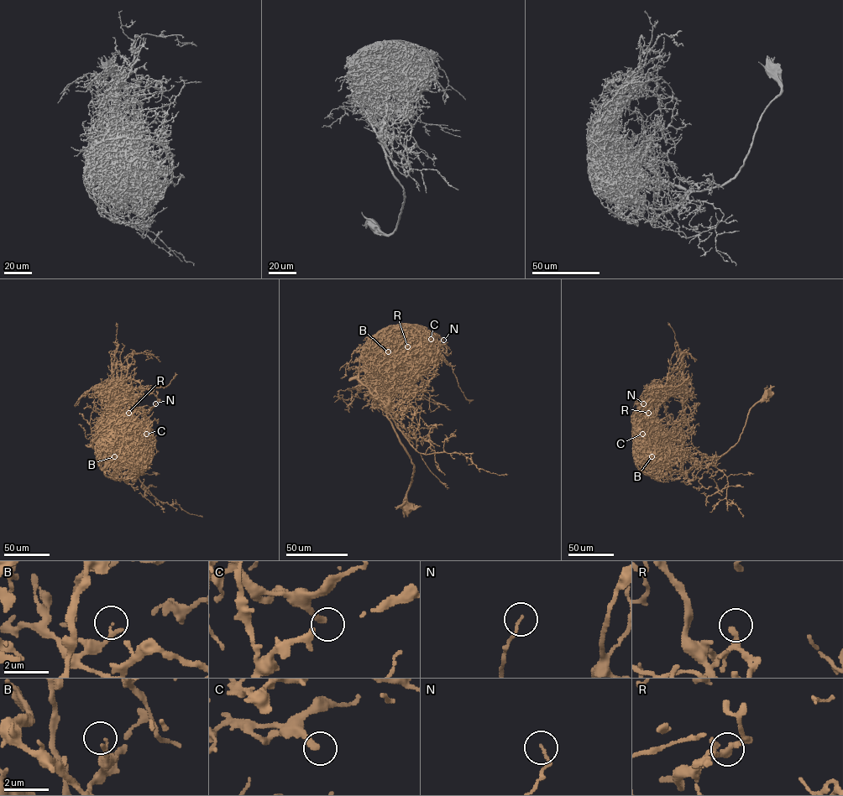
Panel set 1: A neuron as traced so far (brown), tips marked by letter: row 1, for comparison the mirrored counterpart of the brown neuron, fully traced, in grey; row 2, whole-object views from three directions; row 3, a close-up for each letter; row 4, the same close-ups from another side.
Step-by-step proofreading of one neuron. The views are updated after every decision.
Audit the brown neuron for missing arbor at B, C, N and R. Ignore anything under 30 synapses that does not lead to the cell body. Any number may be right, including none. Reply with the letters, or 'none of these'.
C

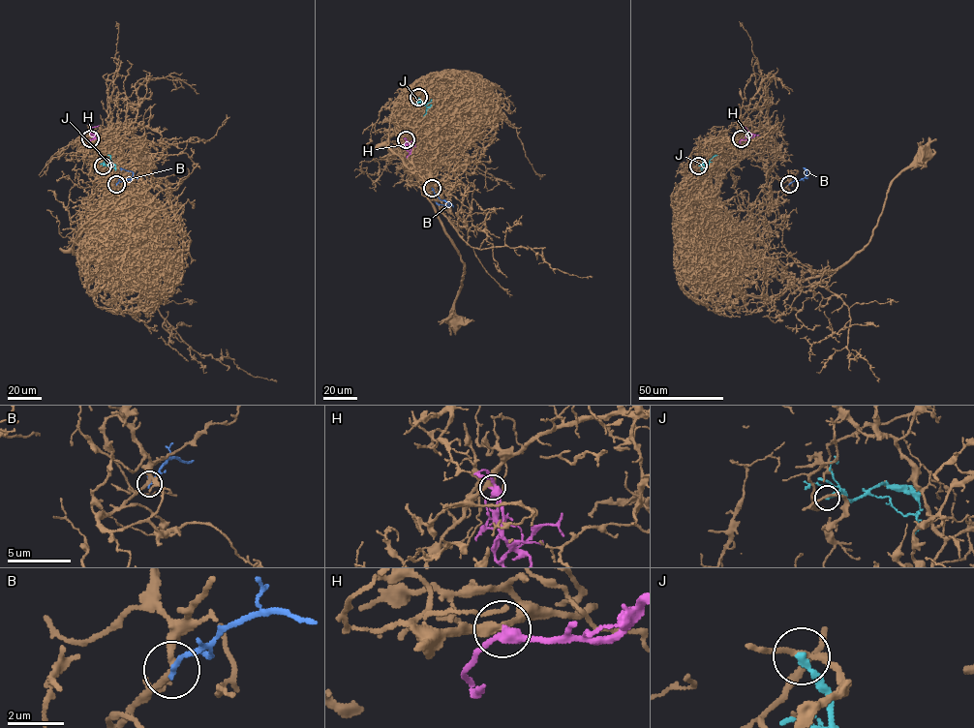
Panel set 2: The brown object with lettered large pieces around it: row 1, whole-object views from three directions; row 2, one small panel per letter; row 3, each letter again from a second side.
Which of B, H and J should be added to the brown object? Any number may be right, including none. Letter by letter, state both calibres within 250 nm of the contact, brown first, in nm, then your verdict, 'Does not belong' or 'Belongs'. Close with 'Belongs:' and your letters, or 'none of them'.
B: Thickness 220 nm (brown) against 180 nm. Does not belong
H: Thickness 360 nm (brown) against 360 nm. Belongs
J: Thickness 190 nm (brown) against 220 nm. Does not belong
Belongs: H

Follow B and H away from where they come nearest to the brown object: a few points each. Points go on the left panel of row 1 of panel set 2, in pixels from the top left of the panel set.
B: (116, 184), (133, 177), (132, 171), (119, 167)
H: (90, 138), (95, 137), (91, 129), (99, 125)

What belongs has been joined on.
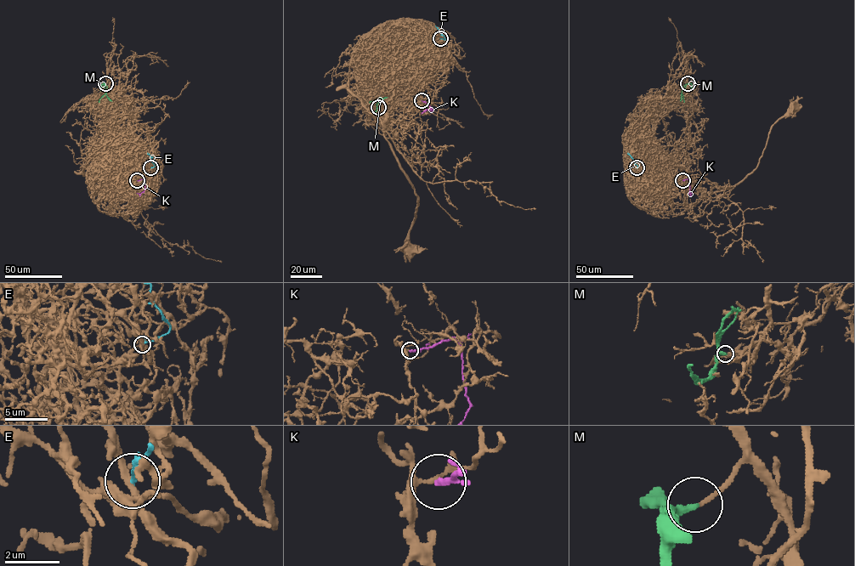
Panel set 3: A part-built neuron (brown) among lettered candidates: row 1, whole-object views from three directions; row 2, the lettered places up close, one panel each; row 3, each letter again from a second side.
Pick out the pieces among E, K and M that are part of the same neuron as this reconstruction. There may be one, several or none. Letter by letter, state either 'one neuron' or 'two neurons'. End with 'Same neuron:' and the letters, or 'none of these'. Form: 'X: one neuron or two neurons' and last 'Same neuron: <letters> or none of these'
E: two neurons
K: two neurons
M: two neurons
Same neuron: none of these

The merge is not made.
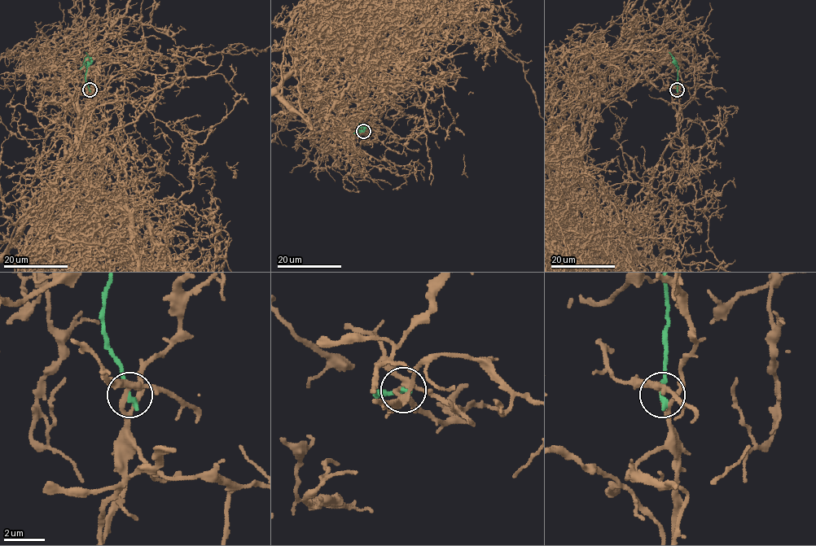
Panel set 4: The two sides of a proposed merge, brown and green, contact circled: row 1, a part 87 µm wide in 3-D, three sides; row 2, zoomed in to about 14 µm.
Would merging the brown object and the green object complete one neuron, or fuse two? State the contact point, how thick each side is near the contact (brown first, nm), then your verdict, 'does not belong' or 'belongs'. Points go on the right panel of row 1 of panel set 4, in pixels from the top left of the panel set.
place (677, 89); calibres 200 and 280 nm; does not belong

